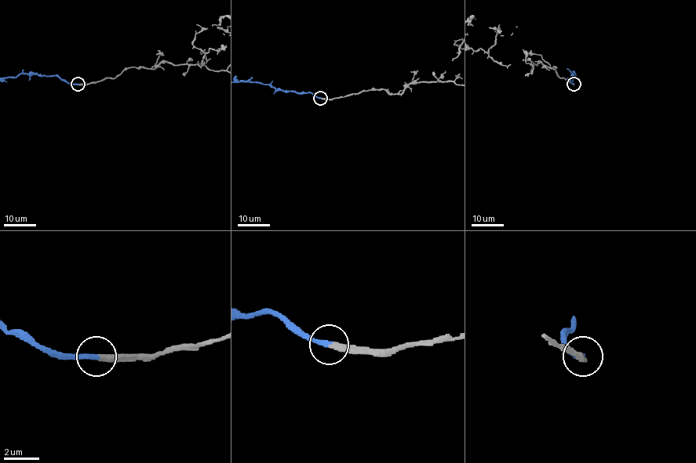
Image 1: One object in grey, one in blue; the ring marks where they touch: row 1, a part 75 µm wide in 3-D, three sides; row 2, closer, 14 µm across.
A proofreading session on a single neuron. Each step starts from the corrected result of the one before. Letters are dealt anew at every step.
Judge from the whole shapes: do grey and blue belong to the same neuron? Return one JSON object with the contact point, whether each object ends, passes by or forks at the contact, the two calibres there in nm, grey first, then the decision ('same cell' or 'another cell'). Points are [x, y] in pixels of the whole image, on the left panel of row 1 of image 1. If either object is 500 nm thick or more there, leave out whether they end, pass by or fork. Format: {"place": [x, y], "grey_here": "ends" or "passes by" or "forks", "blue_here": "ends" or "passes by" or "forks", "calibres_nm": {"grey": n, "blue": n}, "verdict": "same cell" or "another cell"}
{"place": [78, 84], "grey_here": "ends", "blue_here": "ends", "calibres_nm": {"grey": 280, "blue": 280}, "verdict": "same cell"}

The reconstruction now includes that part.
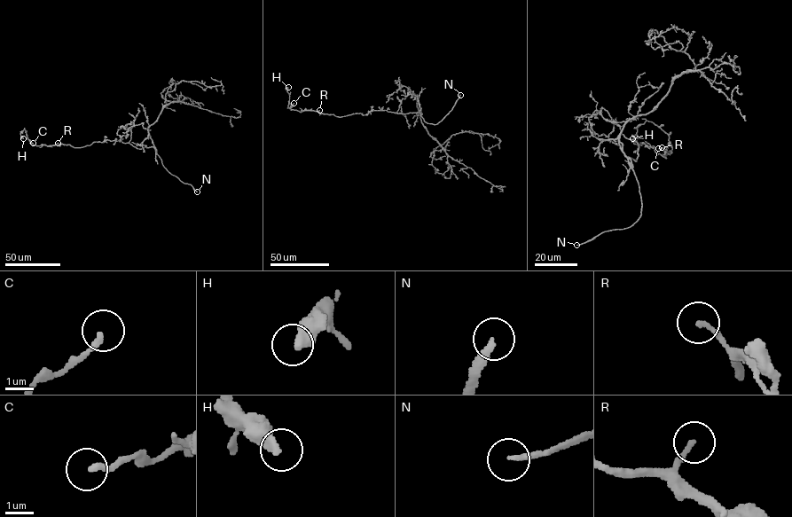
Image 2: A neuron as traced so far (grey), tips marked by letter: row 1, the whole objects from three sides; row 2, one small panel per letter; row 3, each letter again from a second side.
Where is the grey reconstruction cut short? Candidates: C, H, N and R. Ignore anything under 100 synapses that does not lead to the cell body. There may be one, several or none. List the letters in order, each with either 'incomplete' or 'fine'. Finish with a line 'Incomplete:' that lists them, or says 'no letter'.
C: fine
H: fine
N: incomplete
R: fine
Incomplete: N

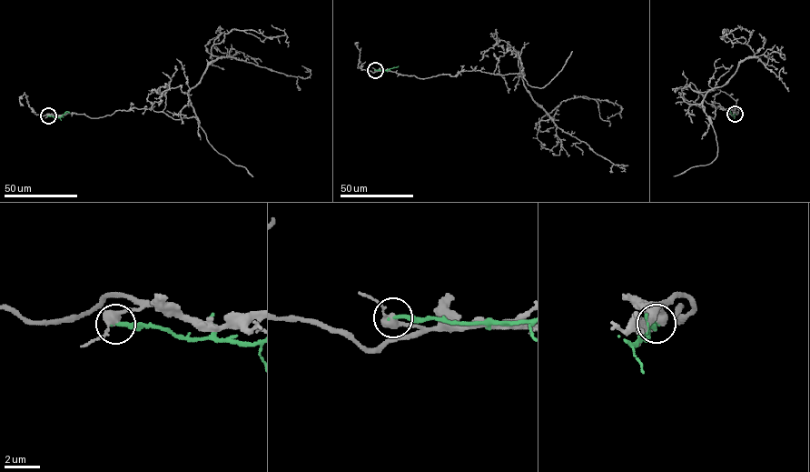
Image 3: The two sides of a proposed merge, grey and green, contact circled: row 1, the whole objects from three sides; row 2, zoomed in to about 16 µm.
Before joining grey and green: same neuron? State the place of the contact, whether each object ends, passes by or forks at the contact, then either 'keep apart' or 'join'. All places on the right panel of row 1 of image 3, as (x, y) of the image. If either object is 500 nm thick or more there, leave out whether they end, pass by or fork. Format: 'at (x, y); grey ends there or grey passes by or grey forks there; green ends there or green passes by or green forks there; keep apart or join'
at (735, 114); grey passes by; green ends there; keep apart

